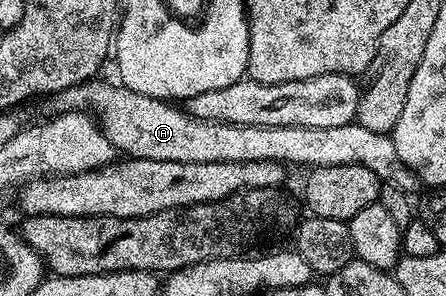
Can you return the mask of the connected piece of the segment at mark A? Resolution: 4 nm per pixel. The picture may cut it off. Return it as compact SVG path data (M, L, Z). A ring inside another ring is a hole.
M90 81L74 87L63 89L58 95L52 96L53 111L83 111L94 116L101 125L101 131L111 141L116 152L130 159L150 159L151 161L183 161L184 163L210 163L223 161L275 161L292 165L298 163L304 169L330 167L331 165L363 165L363 169L371 169L375 177L386 184L398 187L410 193L419 187L417 174L403 161L399 161L399 153L395 153L395 145L389 135L371 133L371 129L363 129L359 122L334 127L296 127L295 125L231 125L219 121L203 121L189 114L188 110L179 108L172 102L163 99L152 99L146 95L135 93L116 82L97 83Z

